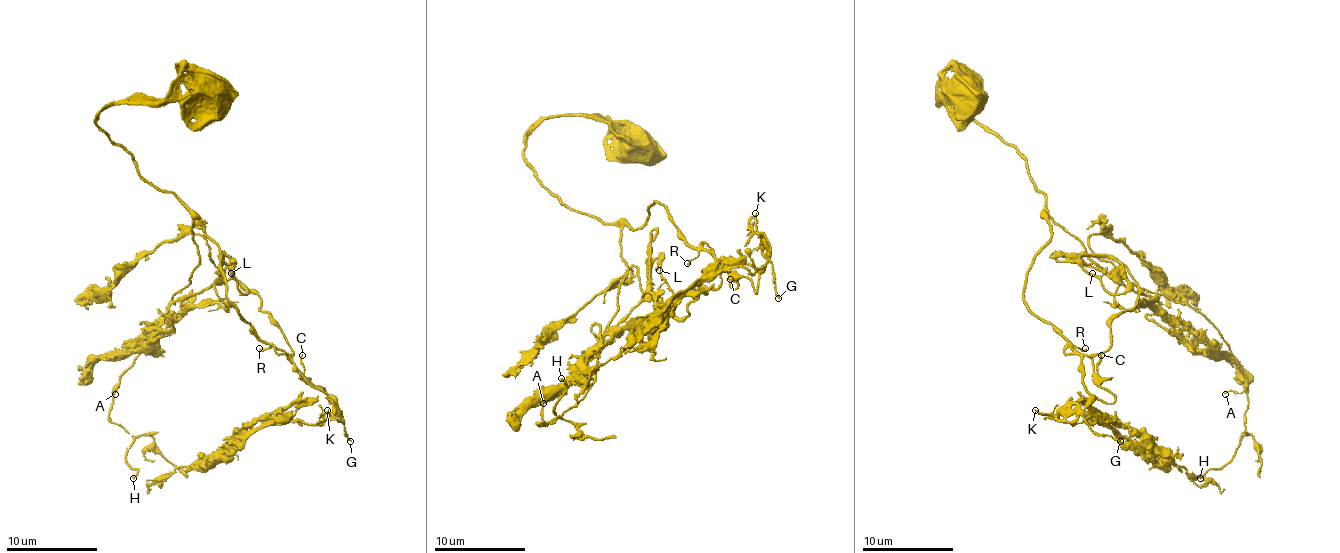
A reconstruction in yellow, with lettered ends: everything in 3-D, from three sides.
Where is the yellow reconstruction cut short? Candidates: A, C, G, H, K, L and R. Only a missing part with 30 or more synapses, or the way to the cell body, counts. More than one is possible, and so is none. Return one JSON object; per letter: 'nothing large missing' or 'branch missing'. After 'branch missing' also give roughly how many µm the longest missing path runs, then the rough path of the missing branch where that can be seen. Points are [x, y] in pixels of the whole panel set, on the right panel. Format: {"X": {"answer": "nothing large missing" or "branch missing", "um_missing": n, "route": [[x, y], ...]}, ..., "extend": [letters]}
{"A": {"answer": "nothing large missing"}, "C": {"answer": "nothing large missing"}, "G": {"answer": "branch missing", "um_missing": 35, "route": [[1120, 441], [1110, 448], [1113, 457], [1133, 476], [1152, 480], [1177, 505], [1222, 524], [1225, 537]]}, "H": {"answer": "nothing large missing"}, "K": {"answer": "nothing large missing"}, "L": {"answer": "nothing large missing"}, "R": {"answer": "branch missing", "um_missing": 25, "route": [[1085, 348], [1108, 352], [1138, 380], [1152, 378], [1193, 405], [1218, 437]]}, "extend": ["G", "R"]}

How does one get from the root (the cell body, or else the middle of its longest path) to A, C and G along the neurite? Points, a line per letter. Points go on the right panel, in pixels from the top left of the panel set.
A: (969, 94), (937, 101), (1021, 156), (1044, 209), (1090, 259), (1213, 325), (1245, 375), (1225, 394)
C: (969, 94), (937, 101), (1010, 145), (1044, 195), (1051, 241), (1028, 270), (1024, 302), (1095, 373), (1101, 355)
G: (969, 94), (937, 101), (1010, 145), (1044, 195), (1051, 241), (1024, 302), (1081, 357), (1085, 423), (1120, 441)

